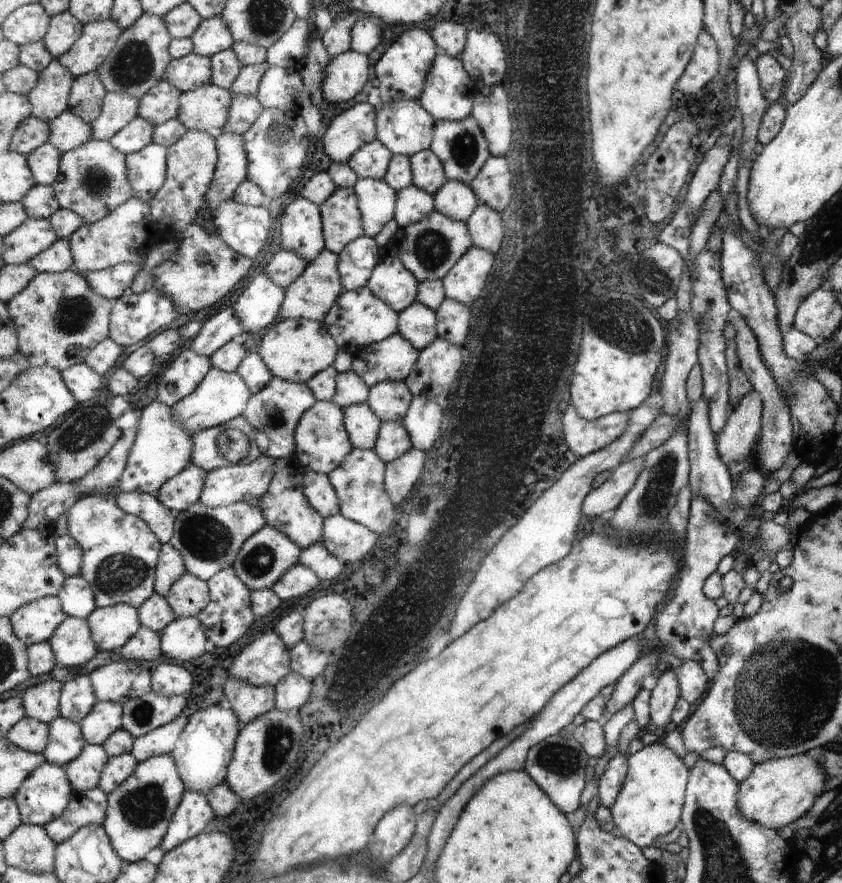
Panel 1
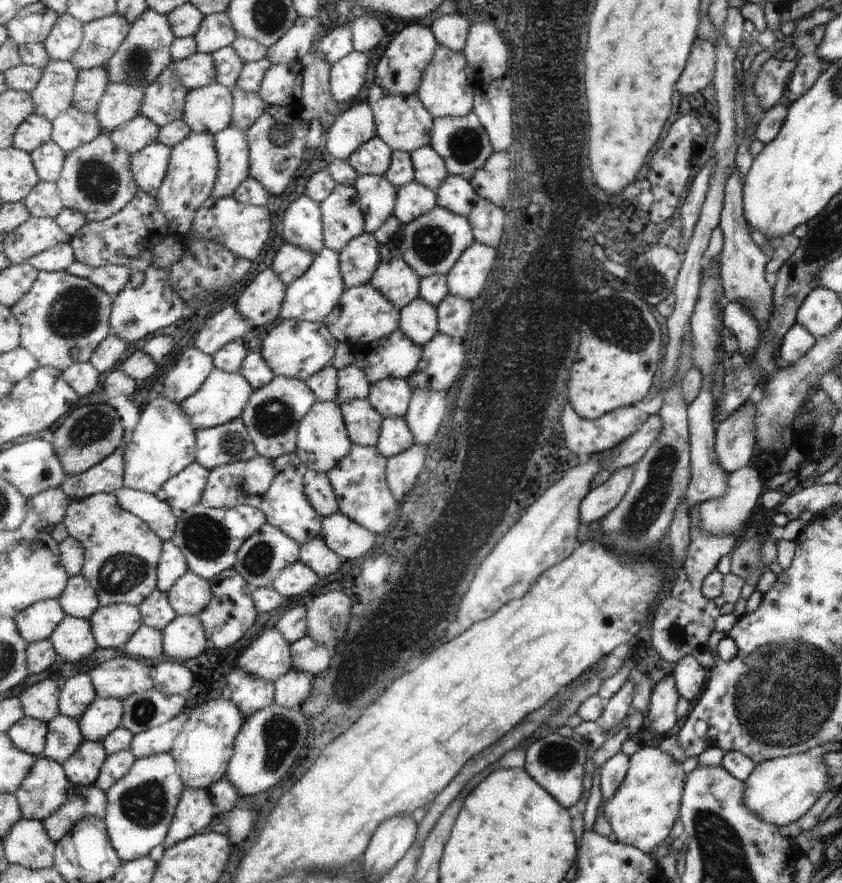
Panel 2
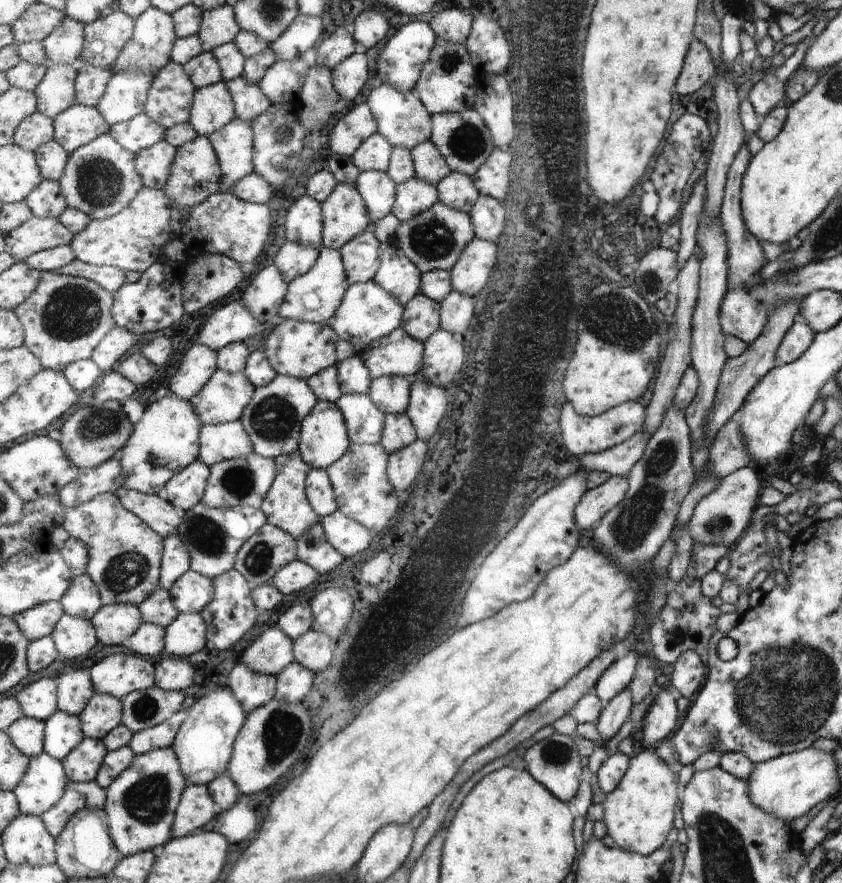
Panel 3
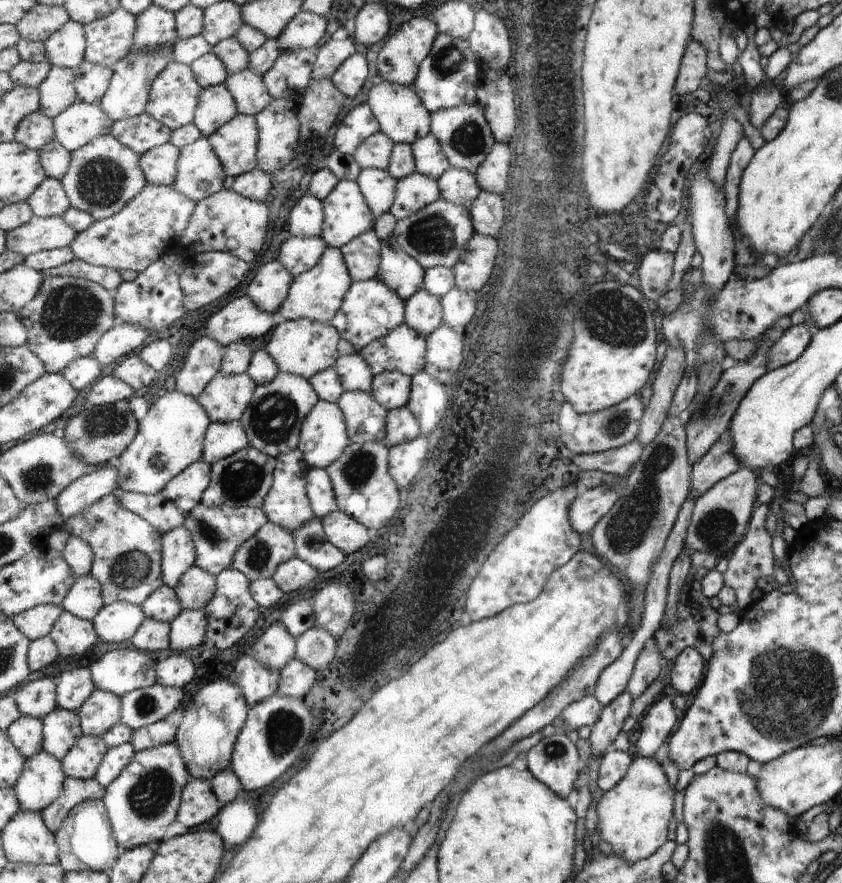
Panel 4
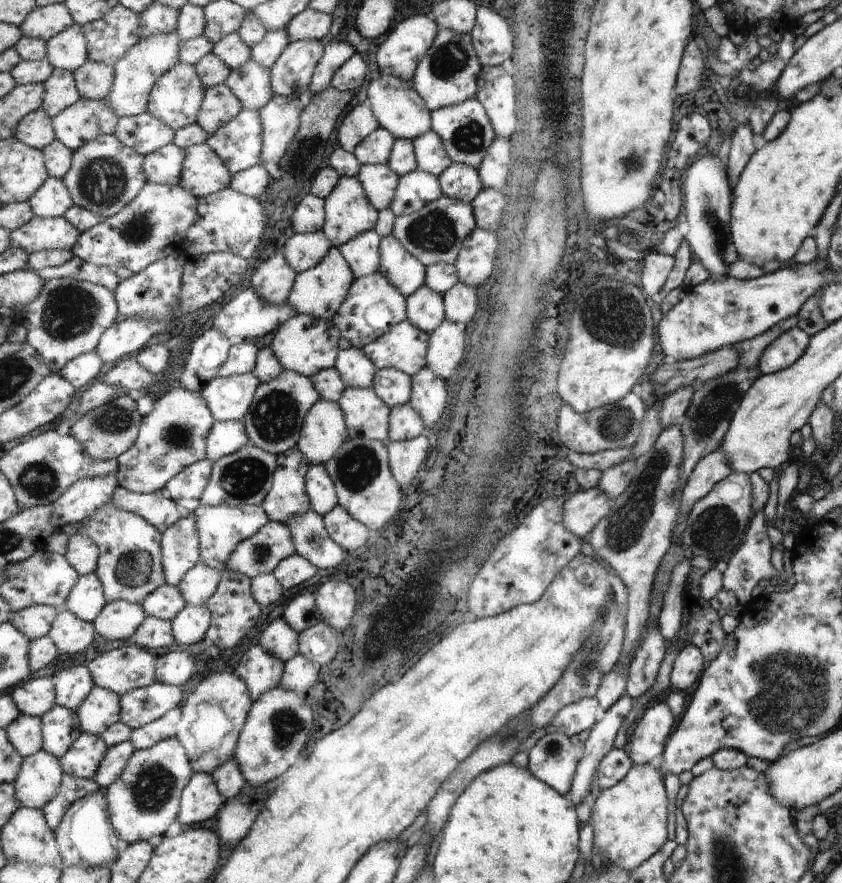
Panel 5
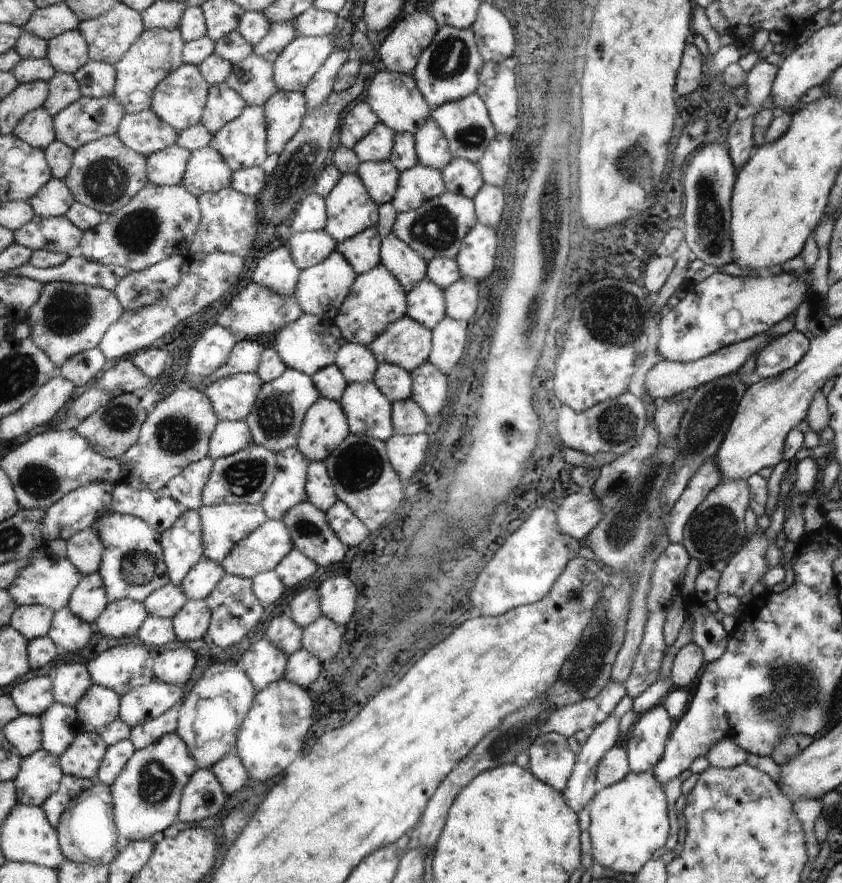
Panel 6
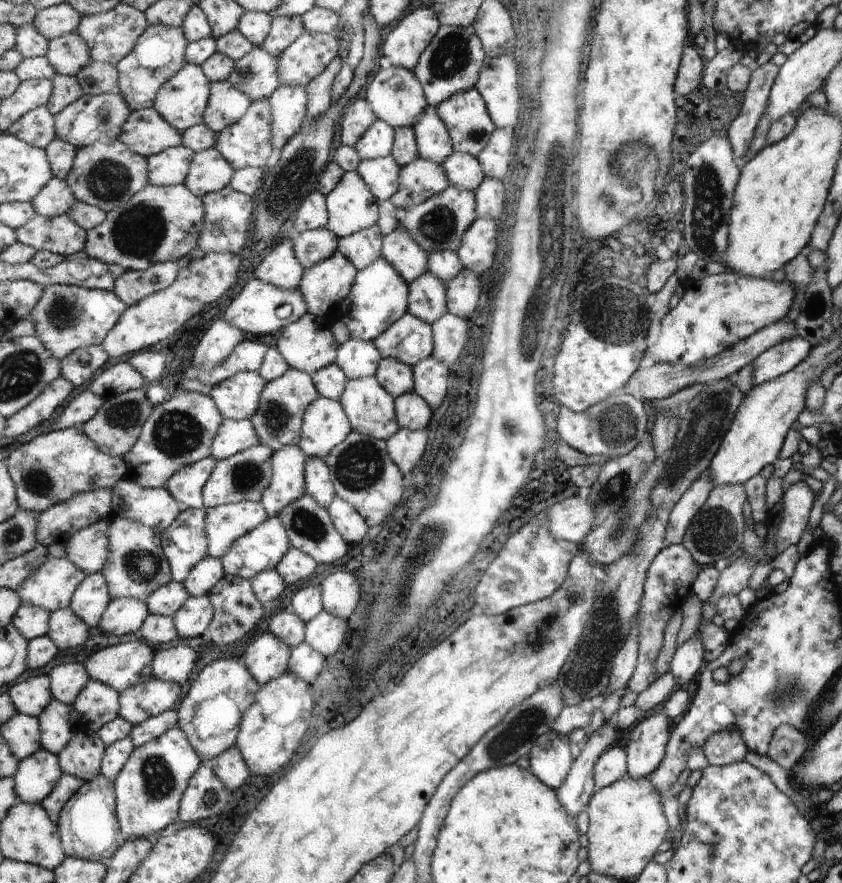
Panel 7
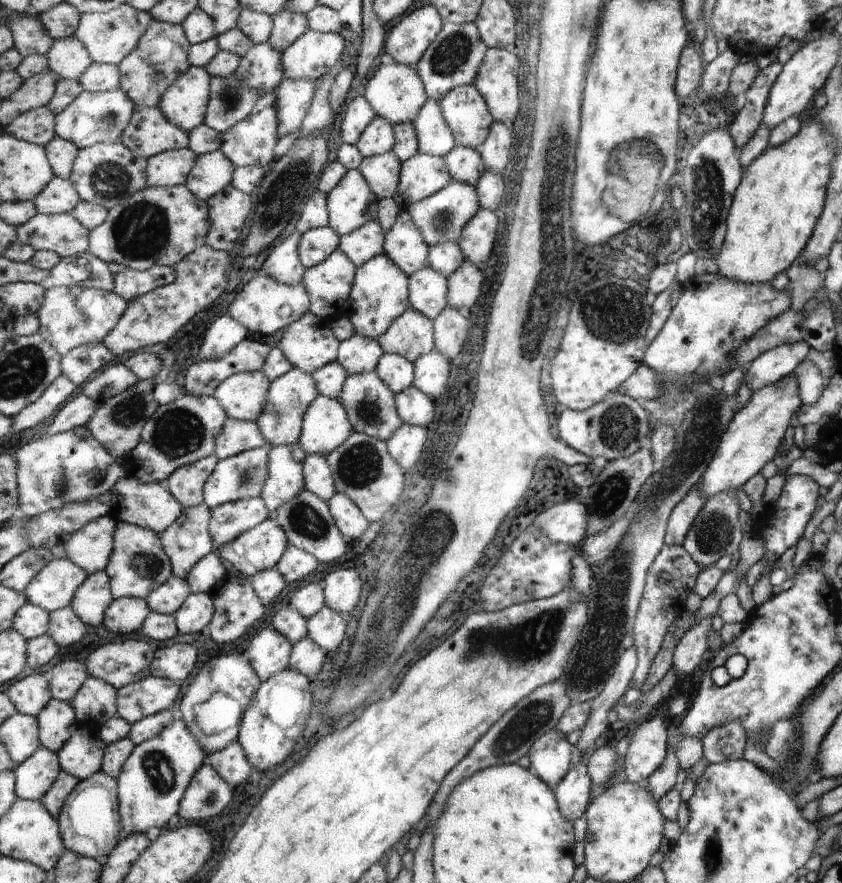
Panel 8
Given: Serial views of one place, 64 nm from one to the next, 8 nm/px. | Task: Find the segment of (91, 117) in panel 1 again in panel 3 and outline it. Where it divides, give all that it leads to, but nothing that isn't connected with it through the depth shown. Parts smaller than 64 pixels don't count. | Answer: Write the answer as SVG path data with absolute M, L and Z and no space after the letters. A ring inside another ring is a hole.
M78 62L75 68L79 72L77 79L77 101L79 104L96 108L104 98L108 85L115 75L113 69L102 68Z

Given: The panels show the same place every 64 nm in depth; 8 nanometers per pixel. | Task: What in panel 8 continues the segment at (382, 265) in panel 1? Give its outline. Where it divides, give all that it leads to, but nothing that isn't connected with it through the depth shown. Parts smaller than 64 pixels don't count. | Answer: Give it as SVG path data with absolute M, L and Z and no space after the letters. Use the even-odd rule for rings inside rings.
M402 207L396 222L385 233L382 247L388 260L392 260L409 278L414 272L420 272L430 257L430 248L414 226L406 207Z

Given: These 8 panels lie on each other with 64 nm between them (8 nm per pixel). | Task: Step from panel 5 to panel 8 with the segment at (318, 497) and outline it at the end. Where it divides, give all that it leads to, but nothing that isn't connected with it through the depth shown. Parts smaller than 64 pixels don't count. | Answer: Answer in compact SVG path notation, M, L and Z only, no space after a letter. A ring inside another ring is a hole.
M307 454L303 463L303 476L308 492L328 502L335 495L336 489L327 457L319 454Z

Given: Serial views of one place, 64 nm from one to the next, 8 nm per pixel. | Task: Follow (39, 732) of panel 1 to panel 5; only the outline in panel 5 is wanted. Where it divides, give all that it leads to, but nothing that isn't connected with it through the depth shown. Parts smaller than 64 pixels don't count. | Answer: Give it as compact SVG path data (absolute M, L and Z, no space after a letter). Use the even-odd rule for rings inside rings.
M23 714L7 730L25 759L45 749L43 718Z

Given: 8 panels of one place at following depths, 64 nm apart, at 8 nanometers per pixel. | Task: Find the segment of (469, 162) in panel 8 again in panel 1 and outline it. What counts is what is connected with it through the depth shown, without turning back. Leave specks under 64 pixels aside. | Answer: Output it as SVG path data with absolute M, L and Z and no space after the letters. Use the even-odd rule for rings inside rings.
M447 180L442 190L435 194L435 210L450 220L466 222L477 205L476 195L470 187L456 180Z

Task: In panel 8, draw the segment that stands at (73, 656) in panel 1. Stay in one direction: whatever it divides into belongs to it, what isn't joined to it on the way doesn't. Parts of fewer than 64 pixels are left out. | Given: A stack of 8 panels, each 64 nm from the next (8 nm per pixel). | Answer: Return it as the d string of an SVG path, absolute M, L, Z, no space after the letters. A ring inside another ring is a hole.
M71 605L51 612L49 634L61 647L72 646L72 644L78 644L88 634L88 626Z

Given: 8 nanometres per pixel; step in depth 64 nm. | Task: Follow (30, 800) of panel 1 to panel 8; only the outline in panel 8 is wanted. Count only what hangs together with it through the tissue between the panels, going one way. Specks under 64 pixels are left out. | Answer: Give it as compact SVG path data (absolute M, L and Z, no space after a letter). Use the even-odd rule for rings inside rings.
M40 747L34 756L16 769L19 798L43 801L63 771L59 753Z

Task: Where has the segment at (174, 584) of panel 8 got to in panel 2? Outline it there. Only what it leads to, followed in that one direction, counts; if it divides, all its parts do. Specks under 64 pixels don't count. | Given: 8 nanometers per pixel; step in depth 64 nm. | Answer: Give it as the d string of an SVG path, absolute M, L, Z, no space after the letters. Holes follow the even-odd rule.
M160 589L139 607L145 624L158 630L165 631L179 615L170 602L170 595Z

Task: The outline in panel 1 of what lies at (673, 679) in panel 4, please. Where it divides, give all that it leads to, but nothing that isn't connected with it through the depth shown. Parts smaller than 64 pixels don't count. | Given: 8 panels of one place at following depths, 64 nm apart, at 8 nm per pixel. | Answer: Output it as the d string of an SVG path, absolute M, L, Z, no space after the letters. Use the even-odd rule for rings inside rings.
M693 660L682 661L675 668L681 697L689 704L694 704L708 692L709 678L699 662Z

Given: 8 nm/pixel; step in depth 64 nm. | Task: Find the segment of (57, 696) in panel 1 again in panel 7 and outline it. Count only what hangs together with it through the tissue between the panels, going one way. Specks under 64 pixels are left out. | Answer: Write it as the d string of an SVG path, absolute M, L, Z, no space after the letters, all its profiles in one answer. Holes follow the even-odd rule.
M50 674L32 676L12 686L9 693L15 700L20 713L35 717L42 716L55 699Z

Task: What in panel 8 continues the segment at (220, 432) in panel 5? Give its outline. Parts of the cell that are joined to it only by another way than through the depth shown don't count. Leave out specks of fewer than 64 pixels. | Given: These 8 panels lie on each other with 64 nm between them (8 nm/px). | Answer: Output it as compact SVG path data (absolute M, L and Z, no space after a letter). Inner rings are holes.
M230 417L223 434L219 436L217 455L221 459L232 458L264 444L263 433L260 432L256 421L250 422Z

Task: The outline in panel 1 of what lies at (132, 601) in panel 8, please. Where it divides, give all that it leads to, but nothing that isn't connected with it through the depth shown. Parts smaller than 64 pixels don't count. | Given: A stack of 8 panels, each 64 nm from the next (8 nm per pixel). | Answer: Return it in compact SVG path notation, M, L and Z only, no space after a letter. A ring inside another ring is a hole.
M126 603L108 608L99 606L88 622L99 648L112 652L126 647L143 627L139 608Z

